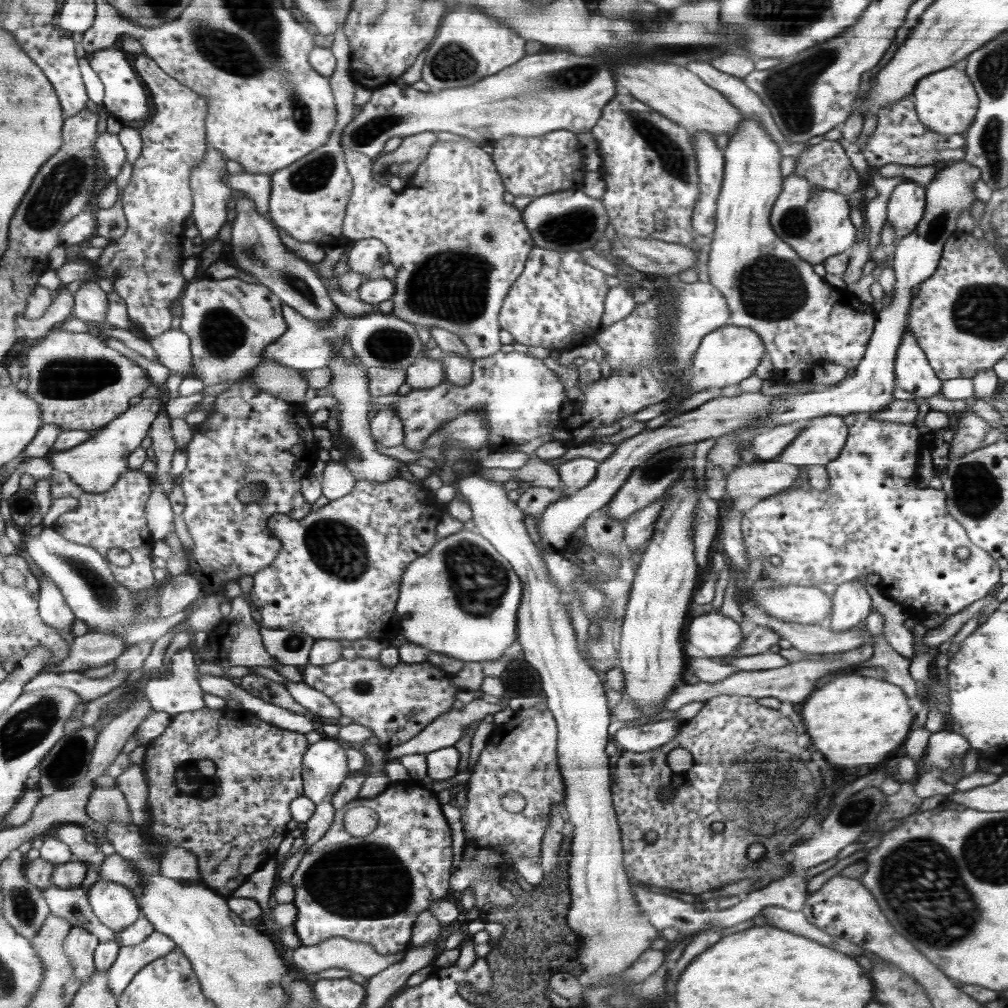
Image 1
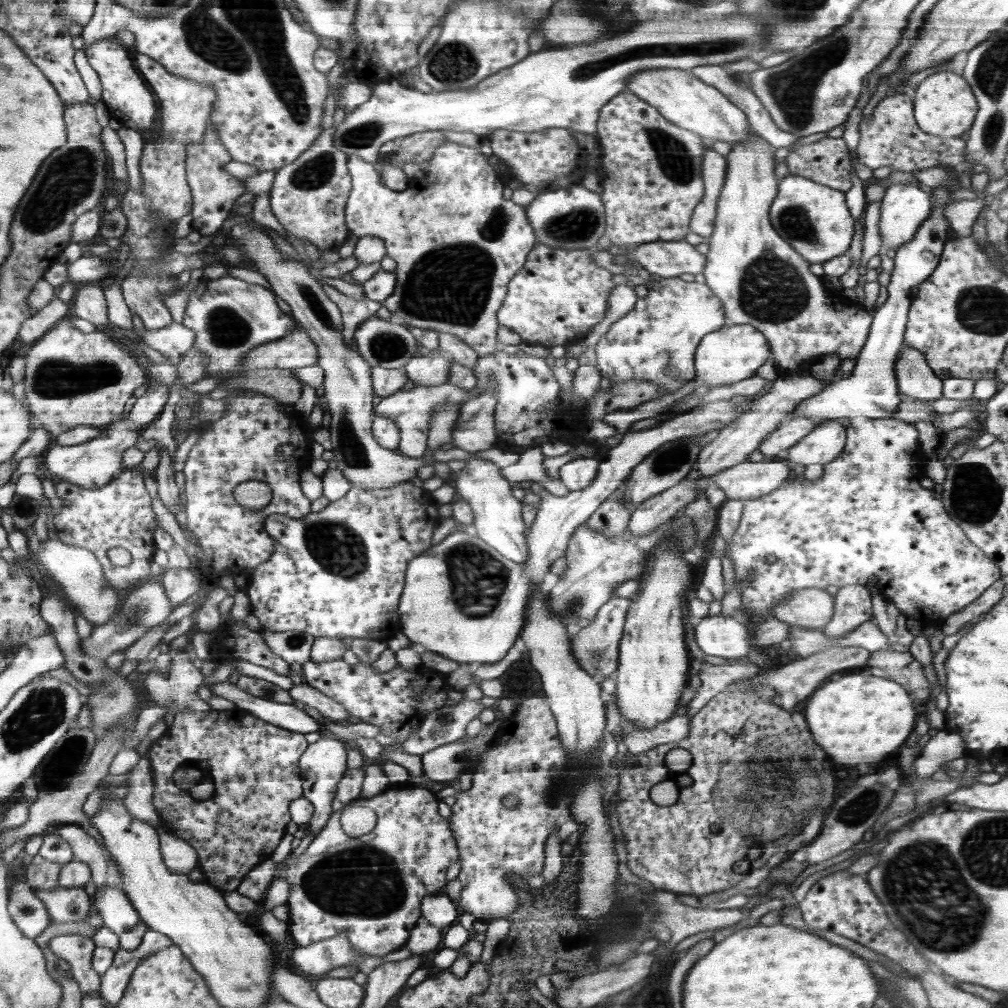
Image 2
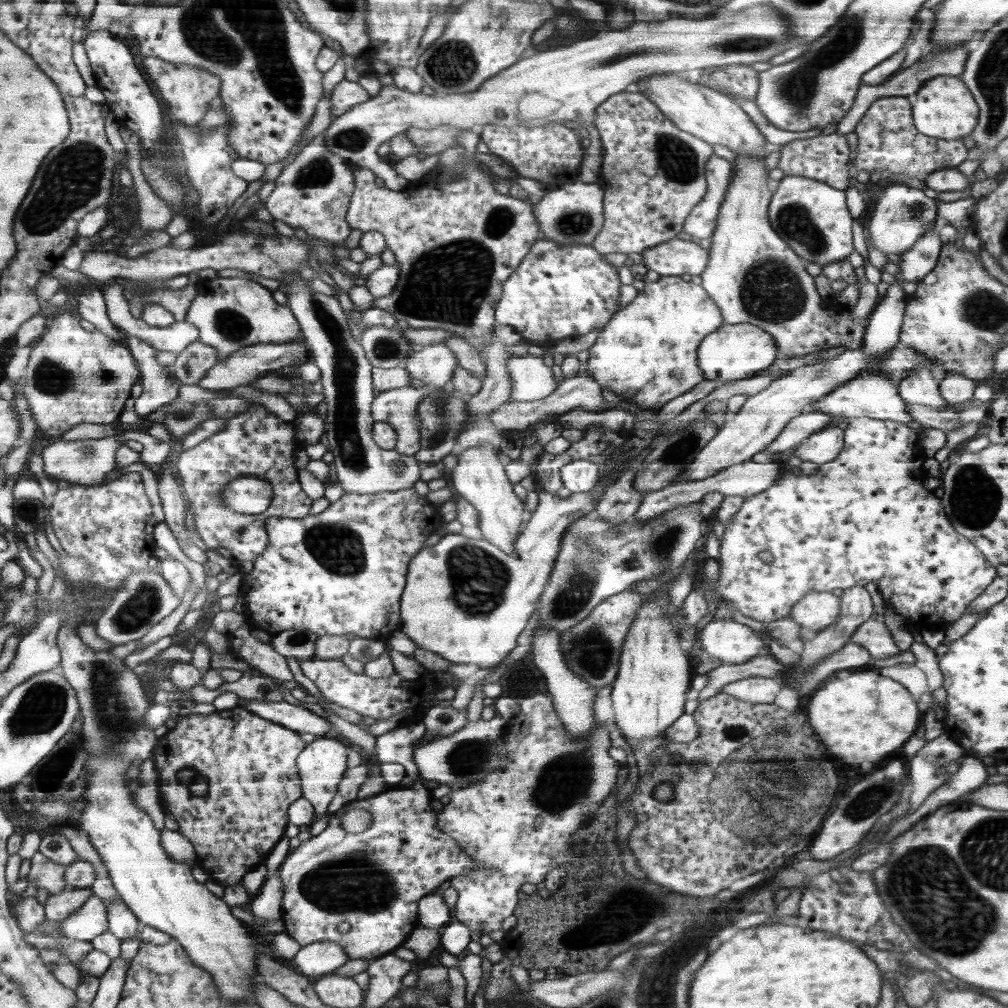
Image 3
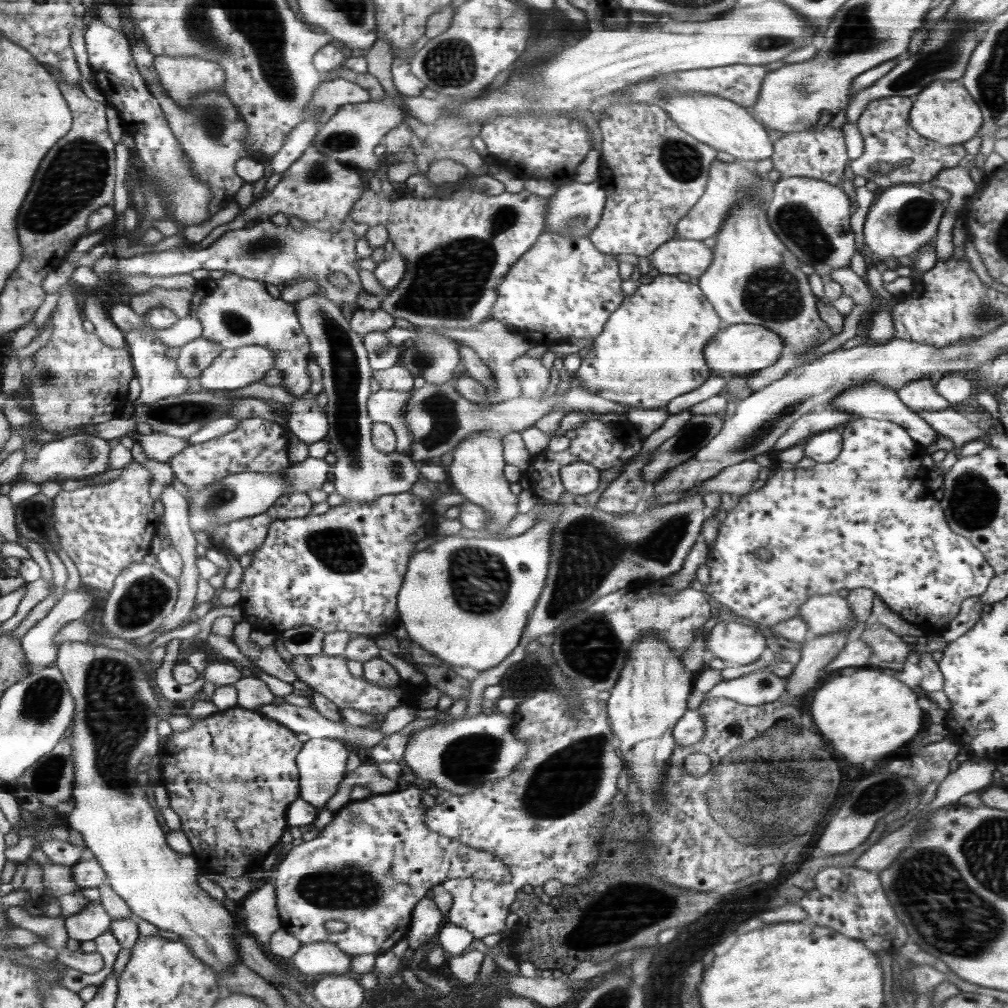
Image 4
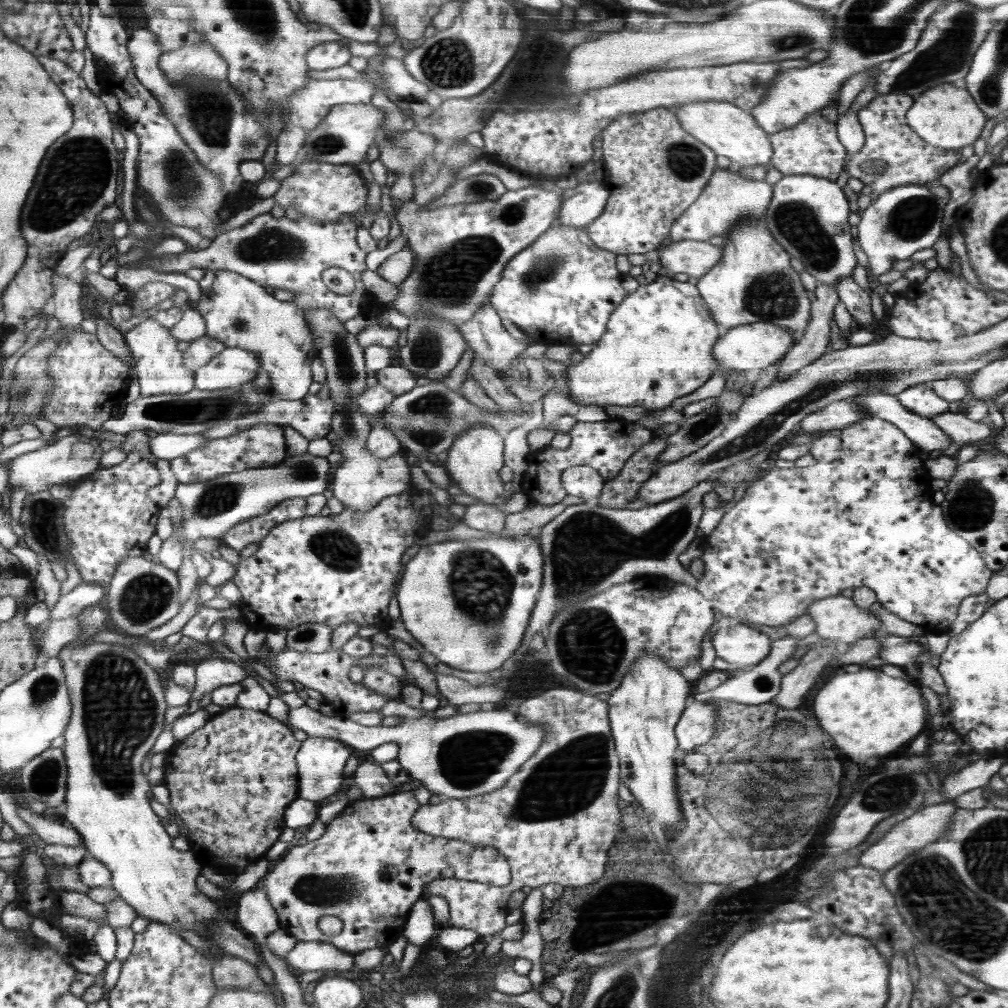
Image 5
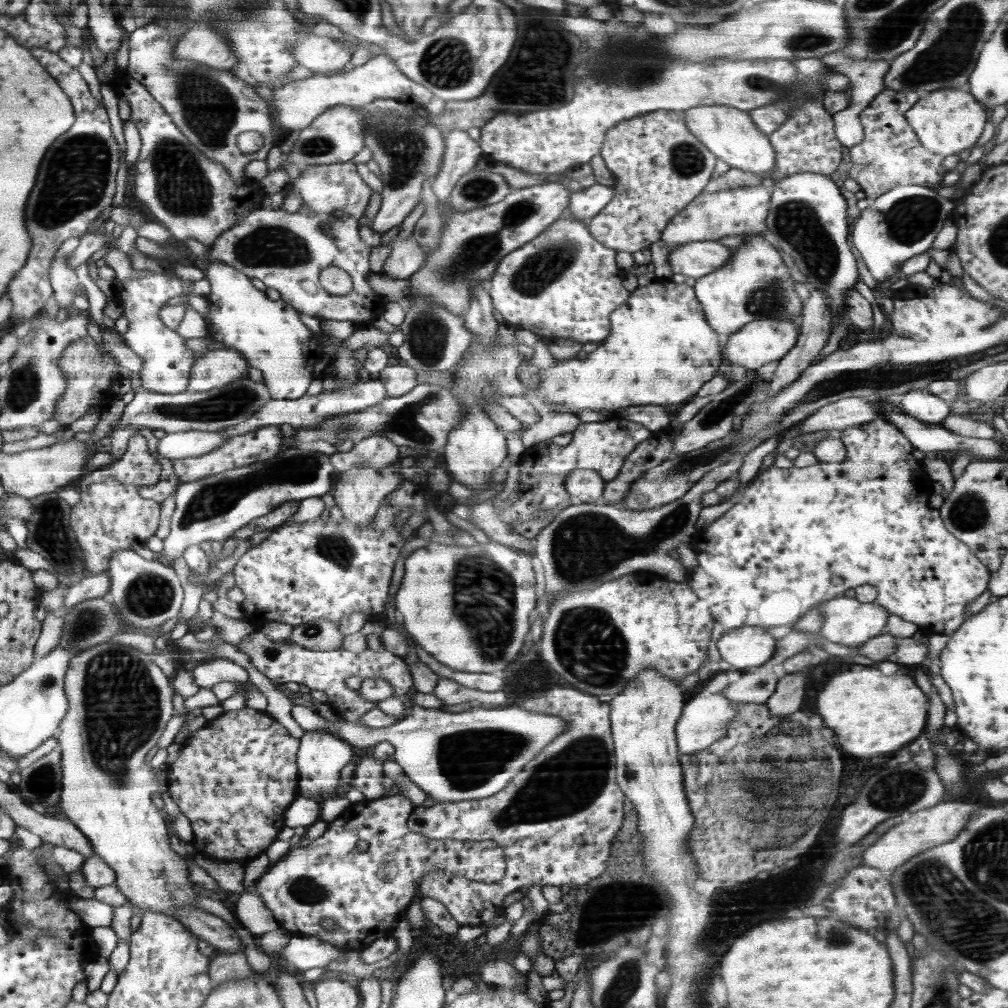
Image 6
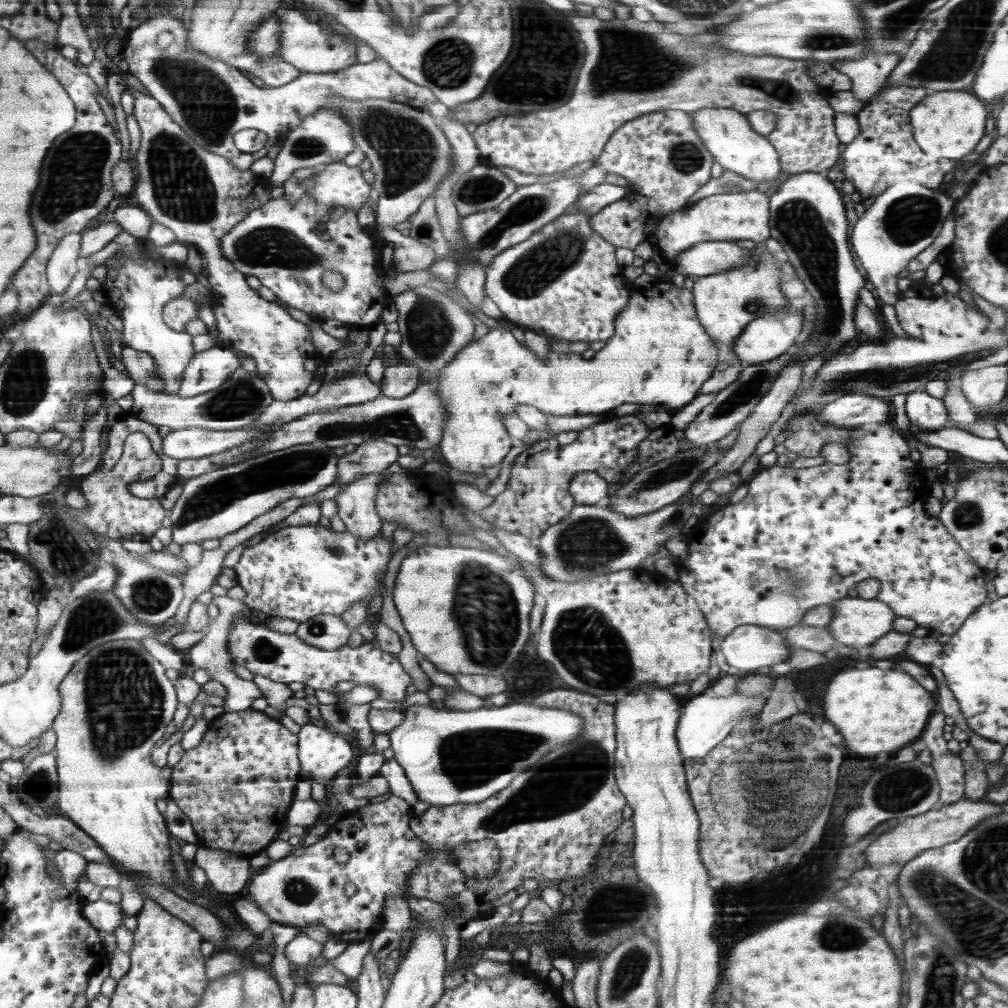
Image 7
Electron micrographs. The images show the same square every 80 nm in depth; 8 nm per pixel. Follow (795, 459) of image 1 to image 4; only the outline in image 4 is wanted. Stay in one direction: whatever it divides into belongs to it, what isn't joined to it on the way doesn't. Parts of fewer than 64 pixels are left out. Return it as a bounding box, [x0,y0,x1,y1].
[804,429,842,463]

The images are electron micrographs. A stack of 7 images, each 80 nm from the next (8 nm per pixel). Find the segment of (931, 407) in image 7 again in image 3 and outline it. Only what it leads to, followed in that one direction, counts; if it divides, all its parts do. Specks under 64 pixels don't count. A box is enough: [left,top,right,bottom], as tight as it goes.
[897,367,946,408]

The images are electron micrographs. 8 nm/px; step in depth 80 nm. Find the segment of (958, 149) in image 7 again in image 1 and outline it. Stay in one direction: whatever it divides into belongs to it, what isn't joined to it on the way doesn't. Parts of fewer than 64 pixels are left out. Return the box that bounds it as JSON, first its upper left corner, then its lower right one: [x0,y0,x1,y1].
[912,68,979,136]

